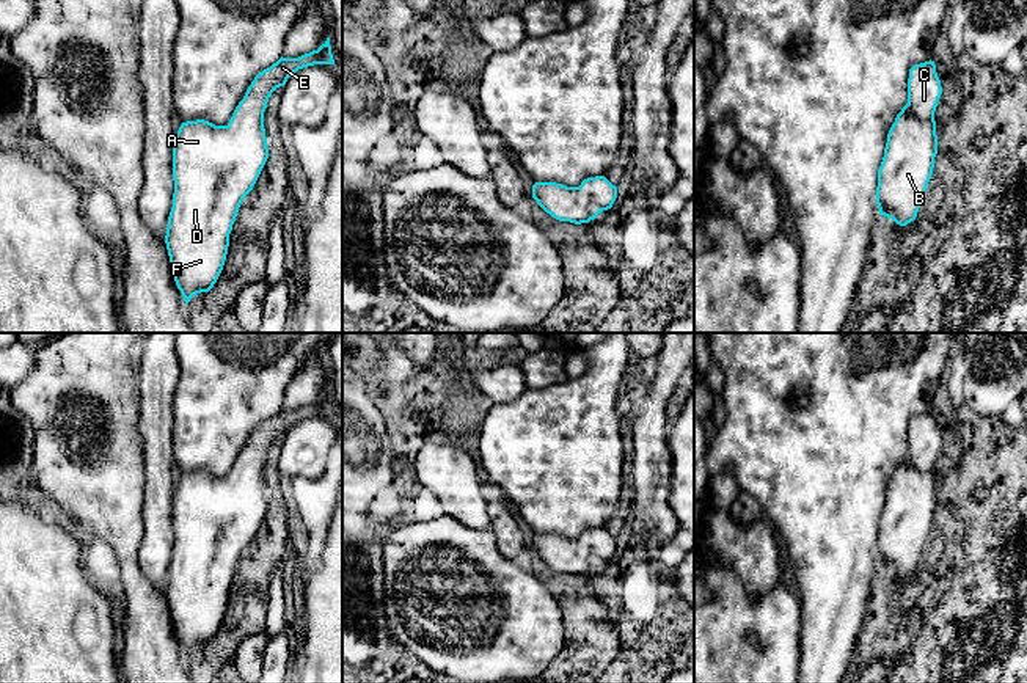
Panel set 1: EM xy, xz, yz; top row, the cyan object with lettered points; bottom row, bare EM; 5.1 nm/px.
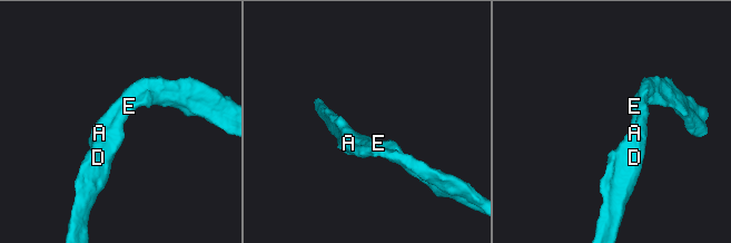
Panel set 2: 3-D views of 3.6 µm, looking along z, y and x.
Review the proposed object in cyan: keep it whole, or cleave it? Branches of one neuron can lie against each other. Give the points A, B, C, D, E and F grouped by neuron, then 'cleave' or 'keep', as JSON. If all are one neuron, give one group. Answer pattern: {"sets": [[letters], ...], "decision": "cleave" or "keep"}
{"sets": [["A", "B", "C", "D", "E", "F"]], "decision": "keep"}

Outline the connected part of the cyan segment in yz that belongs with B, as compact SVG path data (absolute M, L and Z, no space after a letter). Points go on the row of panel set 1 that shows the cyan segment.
M934 61L909 69L908 104L887 133L876 187L879 215L900 226L916 220L933 174L937 154L934 111L941 94Z

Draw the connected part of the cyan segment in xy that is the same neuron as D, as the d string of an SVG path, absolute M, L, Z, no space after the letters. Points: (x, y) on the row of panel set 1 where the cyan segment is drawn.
M330 38L298 58L280 58L259 72L226 126L182 122L173 140L173 207L165 243L185 305L217 283L243 198L267 159L264 111L272 93L298 69L334 64Z

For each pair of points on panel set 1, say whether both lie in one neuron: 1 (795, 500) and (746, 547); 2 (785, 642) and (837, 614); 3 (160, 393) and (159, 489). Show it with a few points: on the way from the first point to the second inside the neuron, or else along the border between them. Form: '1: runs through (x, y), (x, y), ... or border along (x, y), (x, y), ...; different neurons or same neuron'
1: border along (763, 514), (774, 528), (784, 556); different neurons
2: border along (798, 598), (800, 666); different neurons
3: runs through (157, 416), (159, 465); same neuron

